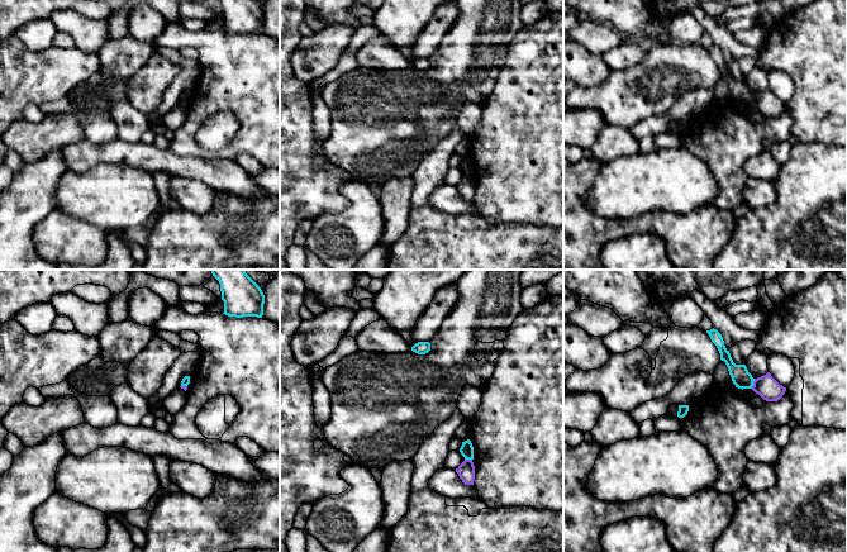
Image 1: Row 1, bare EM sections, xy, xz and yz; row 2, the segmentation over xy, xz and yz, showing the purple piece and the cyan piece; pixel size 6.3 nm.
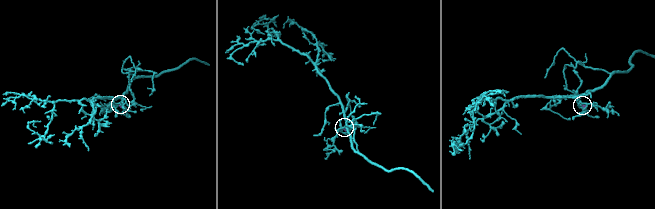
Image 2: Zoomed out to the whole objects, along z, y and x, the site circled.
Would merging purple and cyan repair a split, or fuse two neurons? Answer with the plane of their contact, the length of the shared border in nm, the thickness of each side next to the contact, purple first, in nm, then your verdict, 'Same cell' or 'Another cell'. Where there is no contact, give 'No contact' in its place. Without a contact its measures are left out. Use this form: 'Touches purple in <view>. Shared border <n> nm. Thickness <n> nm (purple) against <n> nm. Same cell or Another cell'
Touches purple in yz. Shared border 70 nm. Thickness 150 nm (purple) against 120 nm. Another cell

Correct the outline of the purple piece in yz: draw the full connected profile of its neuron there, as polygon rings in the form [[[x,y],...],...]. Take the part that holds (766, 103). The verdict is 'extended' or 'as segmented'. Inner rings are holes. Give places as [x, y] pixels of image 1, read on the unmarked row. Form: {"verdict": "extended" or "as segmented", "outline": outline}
{"verdict": "as segmented", "outline": [[[770,89],[755,95],[752,106],[766,118],[777,118],[782,114],[786,104],[780,101]]]}

